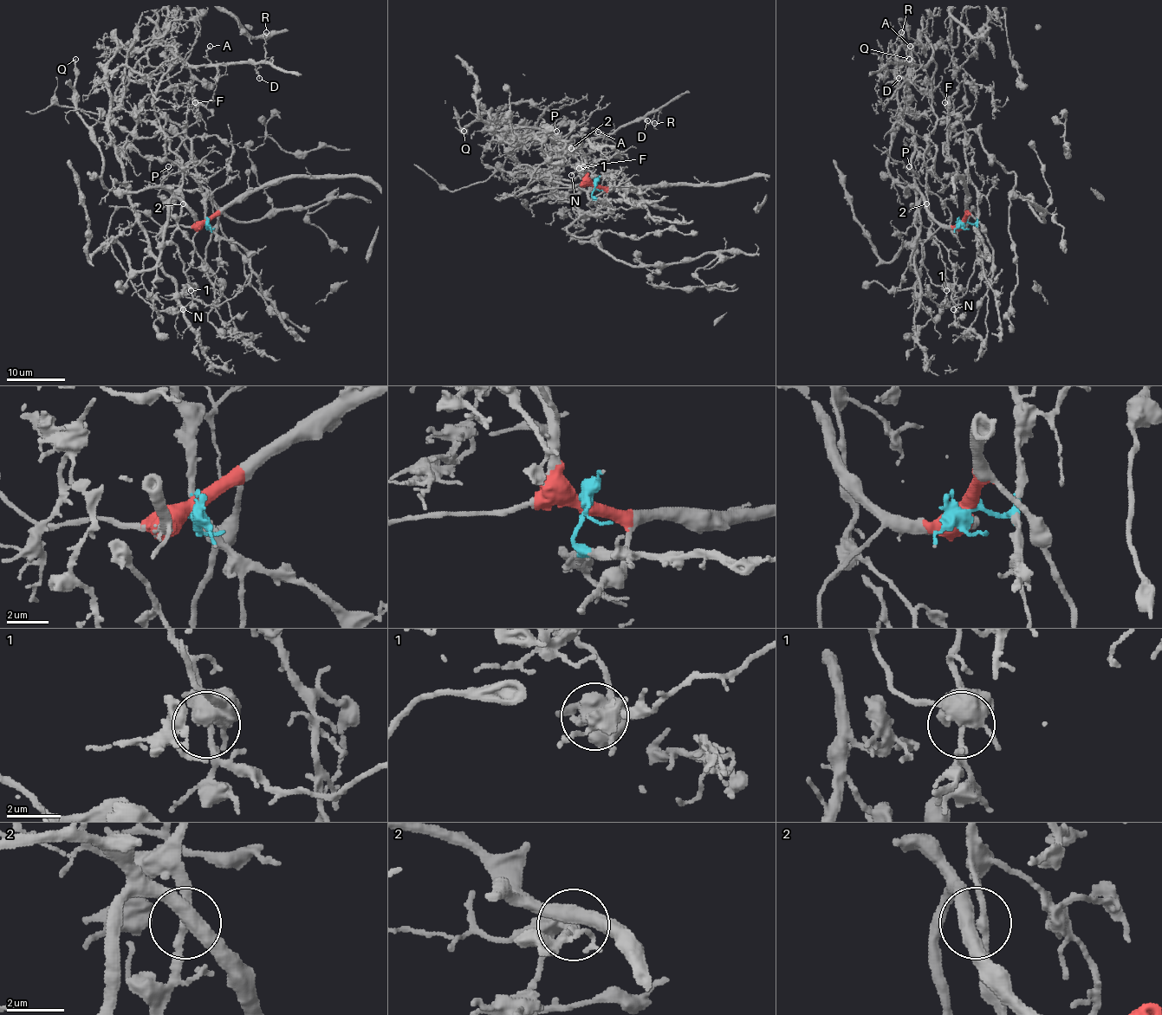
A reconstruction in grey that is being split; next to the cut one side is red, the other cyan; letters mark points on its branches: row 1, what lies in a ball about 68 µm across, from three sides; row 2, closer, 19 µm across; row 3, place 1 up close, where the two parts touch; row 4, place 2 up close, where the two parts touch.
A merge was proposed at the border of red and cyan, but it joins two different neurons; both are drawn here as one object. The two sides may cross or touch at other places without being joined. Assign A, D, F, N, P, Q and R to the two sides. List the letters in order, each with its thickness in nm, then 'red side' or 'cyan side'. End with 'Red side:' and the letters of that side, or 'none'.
A: 130 nm | cyan side
D: 130 nm | cyan side
F: 160 nm | cyan side
N: 140 nm | cyan side
P: 110 nm | cyan side
Q: 200 nm | red side
R: 110 nm | cyan side
Red side: Q

